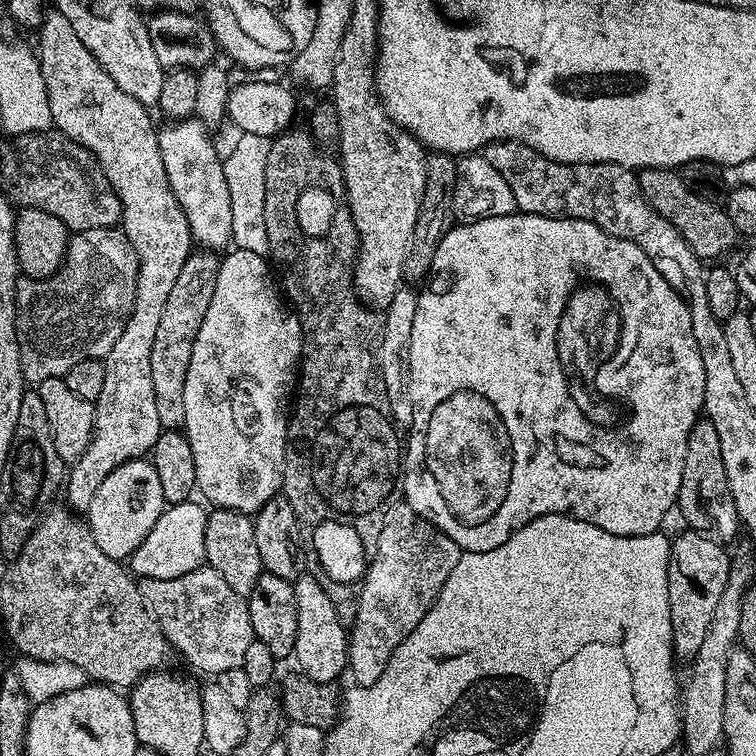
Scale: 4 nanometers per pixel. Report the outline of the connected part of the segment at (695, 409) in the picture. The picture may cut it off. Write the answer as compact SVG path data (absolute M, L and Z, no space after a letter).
M517 210L517 211L515 211L515 212L512 212L512 213L508 213L508 214L502 214L502 215L501 215L501 216L498 216L498 217L482 217L482 218L480 218L480 219L475 219L475 220L469 220L469 221L467 221L467 222L460 222L460 223L457 223L457 224L456 224L456 225L455 225L455 226L452 226L452 227L449 227L449 229L448 229L448 231L447 231L447 232L445 232L445 234L444 234L444 237L443 237L443 238L442 238L442 242L438 242L438 250L437 250L437 251L436 251L436 253L435 253L435 254L434 254L434 262L433 262L433 263L432 263L432 270L431 270L431 273L430 273L430 275L429 275L429 276L428 276L428 277L427 277L427 280L426 280L426 283L425 283L425 284L424 284L424 285L423 285L423 287L424 287L424 286L425 286L425 288L424 288L424 293L423 293L423 292L422 292L422 291L421 291L421 292L420 292L420 293L419 293L419 295L417 295L417 297L416 297L416 301L417 301L417 302L418 302L418 311L417 311L417 312L416 312L416 313L414 313L414 326L410 326L410 354L409 354L409 355L408 355L408 382L409 382L409 385L410 385L410 395L411 395L411 398L412 398L412 405L413 405L413 406L414 406L414 414L413 414L413 415L412 415L412 423L411 423L411 425L410 425L410 431L412 431L412 433L410 433L410 434L409 434L409 436L406 436L406 447L405 447L405 448L404 448L404 449L403 449L403 452L402 452L402 492L403 492L403 488L404 488L404 496L402 496L402 500L403 500L403 503L406 503L406 504L409 504L409 505L410 505L410 506L411 506L411 507L412 507L412 509L413 509L413 510L415 510L415 511L416 511L416 513L417 513L417 514L418 514L418 515L420 515L420 516L421 516L421 517L422 517L422 518L423 518L423 519L424 519L424 520L428 520L428 521L430 521L430 522L431 522L431 523L432 523L432 525L434 525L434 527L435 527L435 528L437 528L437 529L438 529L438 530L442 530L442 531L443 531L443 532L444 532L444 533L446 533L446 534L447 534L447 536L448 536L448 537L450 537L450 538L451 538L451 539L452 539L452 540L453 540L453 542L455 542L455 543L456 543L456 545L457 545L457 546L459 546L459 547L460 547L460 549L462 549L462 550L463 550L463 551L465 551L465 552L485 552L485 551L486 551L486 550L494 550L494 549L495 549L495 548L497 548L497 547L498 547L498 546L502 546L502 545L503 545L503 544L504 544L504 543L505 543L505 542L506 542L506 541L507 541L507 540L509 540L509 538L511 538L511 536L512 536L512 535L514 535L514 534L515 534L515 532L517 532L517 530L518 530L518 529L520 529L520 528L521 528L521 527L522 527L522 526L526 526L526 525L527 525L527 524L528 524L528 523L529 523L529 522L531 522L531 521L532 521L532 520L533 520L533 519L534 519L534 518L538 518L538 517L539 517L539 516L545 516L545 515L546 515L546 514L554 514L554 513L555 513L555 512L562 512L562 513L564 513L564 515L566 515L566 516L573 516L573 517L574 517L574 518L578 518L578 519L579 519L579 520L585 520L585 521L586 521L586 522L590 522L590 523L591 523L591 524L593 524L593 525L594 525L594 526L598 526L598 527L599 527L599 528L601 528L601 529L602 529L602 530L606 530L606 531L607 531L607 532L609 532L609 533L610 533L610 534L614 534L614 535L615 535L615 536L645 536L645 535L646 535L646 534L650 534L650 533L651 533L651 532L654 532L654 531L657 531L657 529L659 529L659 528L660 528L660 527L661 527L661 525L660 525L660 523L662 523L662 522L663 522L663 520L664 520L664 519L666 519L666 518L667 518L667 516L668 516L668 511L670 511L670 510L671 510L671 508L672 508L672 511L673 511L673 509L675 509L675 508L676 508L676 507L677 507L677 502L676 502L676 499L677 499L677 498L678 498L678 494L679 494L679 493L680 493L680 487L681 487L681 486L682 486L682 466L683 466L683 465L684 465L684 463L685 463L685 462L686 462L686 446L687 446L687 445L688 445L688 443L689 443L689 442L690 442L690 430L694 430L694 426L695 426L695 425L696 425L696 421L697 421L697 420L699 420L699 419L701 419L701 416L702 416L702 413L703 413L703 411L704 411L704 395L705 395L705 394L706 394L706 370L704 370L704 369L703 369L703 368L702 368L702 354L701 354L701 353L700 353L700 350L699 350L699 348L698 348L698 342L696 342L696 341L695 341L695 340L694 340L694 326L690 326L690 310L689 310L689 309L688 309L688 302L687 302L687 299L685 299L685 297L684 297L684 296L683 296L683 295L681 295L681 293L680 293L680 296L679 296L679 294L678 294L678 293L676 293L676 292L675 292L675 290L674 290L674 289L672 289L672 284L671 284L671 282L670 282L670 281L668 281L668 280L667 280L667 278L666 278L666 277L664 277L664 276L663 276L663 274L662 274L662 273L660 273L660 272L659 272L659 270L658 270L658 269L656 269L656 268L659 268L659 267L658 267L658 264L657 264L657 261L655 261L655 260L652 260L652 259L651 259L651 258L650 258L650 257L649 257L649 256L648 256L648 255L647 255L647 254L645 254L645 252L644 252L644 251L643 251L643 250L642 250L642 249L641 249L641 248L640 248L640 247L638 247L638 246L637 246L637 245L636 245L636 244L635 244L635 243L634 243L634 242L630 242L630 241L629 241L629 240L627 240L627 239L626 239L626 238L618 238L618 237L617 237L617 236L615 236L615 235L614 235L614 234L610 234L610 233L609 233L609 232L607 232L607 231L606 231L606 230L602 230L602 229L601 229L601 228L600 228L600 227L599 227L599 226L598 226L598 225L597 225L597 224L595 224L595 223L594 223L594 222L586 222L586 221L585 221L585 220L571 220L571 219L570 219L570 218L569 218L569 216L539 216L539 215L538 215L538 214L530 214L530 213L529 213L529 212L522 212L522 211L519 211L519 210Z

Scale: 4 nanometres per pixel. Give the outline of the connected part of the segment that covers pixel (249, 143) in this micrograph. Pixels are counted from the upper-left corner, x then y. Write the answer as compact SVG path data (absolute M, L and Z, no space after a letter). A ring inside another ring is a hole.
M243 132L238 136L232 150L223 159L223 173L230 190L231 232L233 245L240 249L253 250L265 257L269 250L265 214L266 159L271 146L271 137Z

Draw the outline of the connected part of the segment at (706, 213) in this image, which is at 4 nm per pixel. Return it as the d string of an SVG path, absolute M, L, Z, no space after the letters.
M645 168L639 173L640 193L662 218L666 218L686 238L694 254L705 262L712 262L715 256L728 252L738 241L734 222L730 222L727 211L719 203L705 200L696 195L688 183L680 177L679 171L671 168Z

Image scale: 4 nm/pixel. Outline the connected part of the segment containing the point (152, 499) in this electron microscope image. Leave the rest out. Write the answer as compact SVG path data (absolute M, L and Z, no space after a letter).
M147 459L131 460L118 466L118 470L106 474L106 482L102 482L102 486L98 486L98 490L90 502L86 513L86 523L88 529L94 534L94 542L102 549L102 554L124 562L132 557L134 550L138 550L138 546L142 546L146 534L150 534L150 530L154 530L154 522L158 522L165 507L162 486L158 486L158 470L154 470L154 466Z

